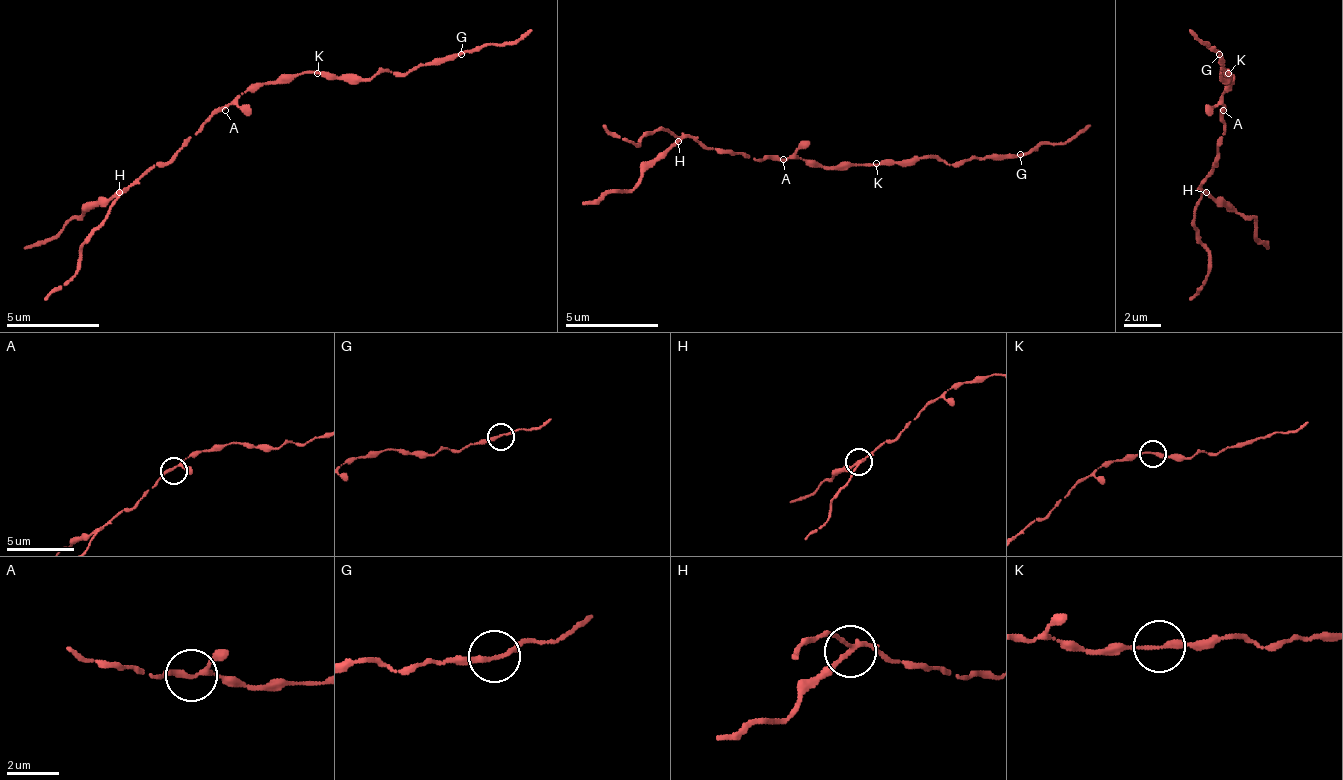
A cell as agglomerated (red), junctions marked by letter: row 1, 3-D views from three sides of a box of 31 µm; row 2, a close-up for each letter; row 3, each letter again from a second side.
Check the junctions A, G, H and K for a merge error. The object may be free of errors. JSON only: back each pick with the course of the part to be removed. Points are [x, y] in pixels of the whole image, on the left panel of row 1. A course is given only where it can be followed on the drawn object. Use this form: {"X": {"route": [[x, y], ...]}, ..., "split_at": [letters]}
{"H": {"route": [[118, 194], [25, 249]]}, "split_at": ["H"]}

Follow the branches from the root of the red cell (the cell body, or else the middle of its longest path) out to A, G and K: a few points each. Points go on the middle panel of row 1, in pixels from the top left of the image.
A: (806, 159), (783, 159)
G: (806, 159), (825, 168), (848, 168), (918, 159), (964, 163), (1020, 154)
K: (806, 159), (816, 159), (825, 168), (876, 163)

